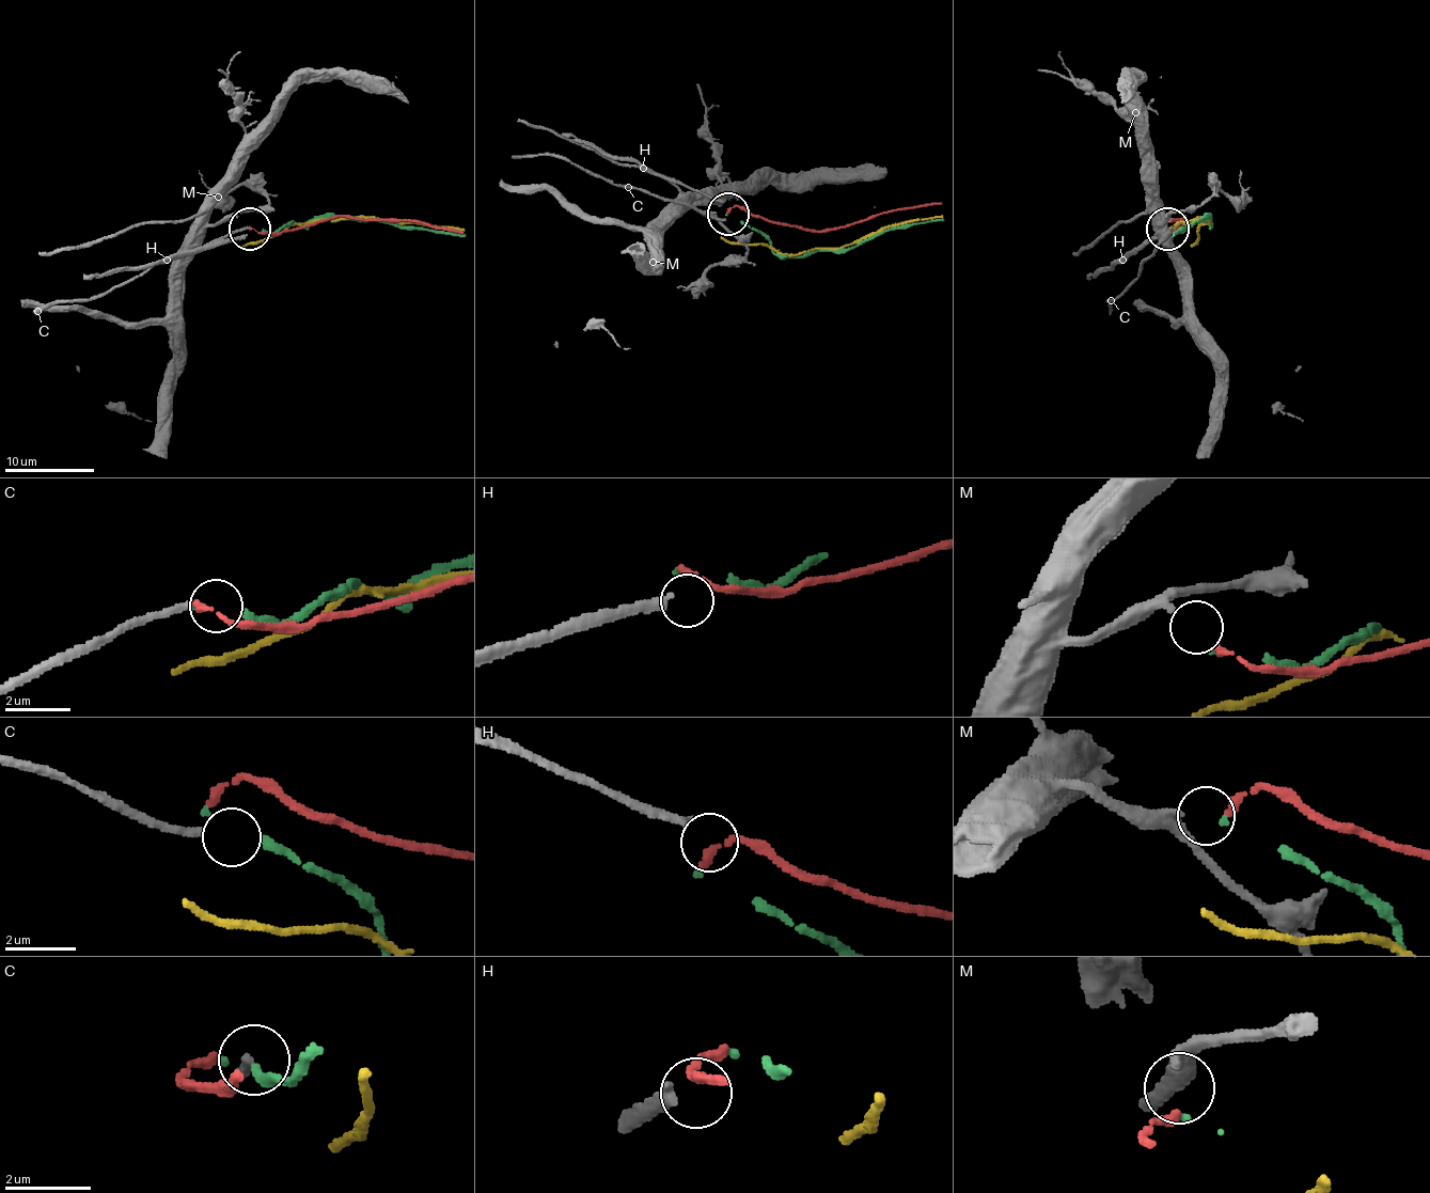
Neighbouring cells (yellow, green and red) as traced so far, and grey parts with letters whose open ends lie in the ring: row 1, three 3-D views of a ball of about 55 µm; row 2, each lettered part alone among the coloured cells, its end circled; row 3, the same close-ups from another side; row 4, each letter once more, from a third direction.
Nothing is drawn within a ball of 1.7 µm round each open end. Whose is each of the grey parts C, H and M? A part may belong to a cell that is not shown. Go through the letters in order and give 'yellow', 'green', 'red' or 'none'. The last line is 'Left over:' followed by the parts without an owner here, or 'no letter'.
C: green
H: none
M: red
Left over: H

